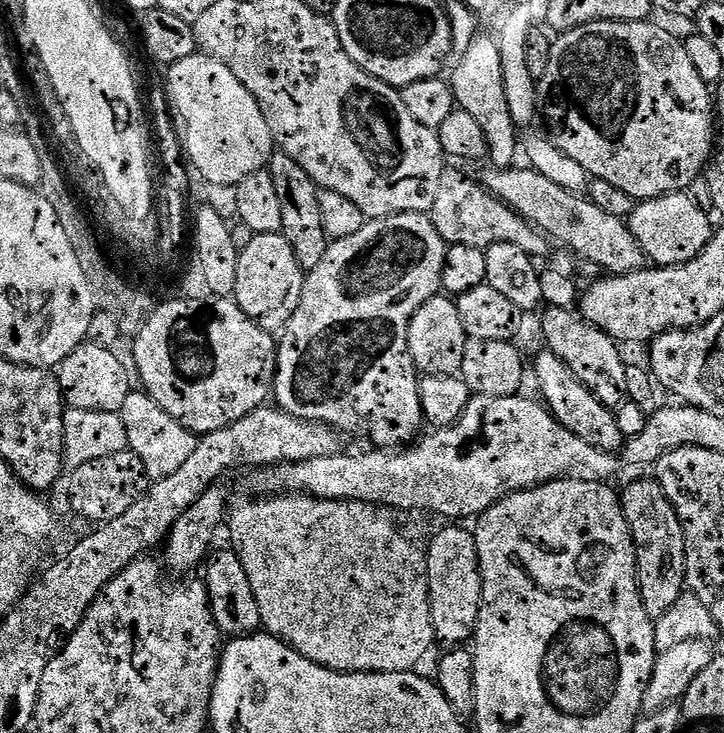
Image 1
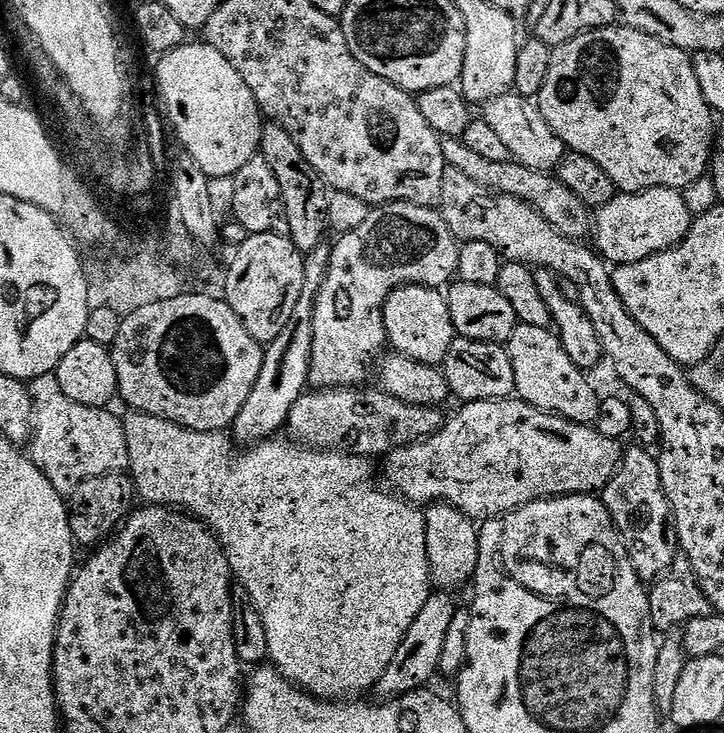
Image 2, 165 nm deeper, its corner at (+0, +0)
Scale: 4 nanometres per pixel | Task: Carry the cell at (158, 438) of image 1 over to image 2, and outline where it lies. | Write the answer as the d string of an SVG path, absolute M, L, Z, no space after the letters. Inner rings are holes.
M135 410L129 411L123 417L124 429L126 430L126 442L130 450L130 475L136 485L136 491L141 501L147 502L152 506L180 506L184 503L183 507L189 513L195 514L199 519L203 520L213 532L217 533L220 537L220 543L224 546L224 551L228 553L228 565L231 566L233 573L244 584L257 584L257 588L253 590L252 596L254 605L260 611L261 618L264 620L265 630L268 634L268 654L271 663L275 665L279 671L283 672L294 684L303 688L307 692L311 692L318 698L335 701L337 698L356 698L359 692L364 692L375 689L376 683L382 678L382 674L386 669L392 665L393 658L396 657L396 651L400 648L400 644L404 641L408 631L412 628L412 624L418 618L418 614L422 610L422 606L426 606L428 597L433 595L434 581L432 578L432 564L428 560L428 547L426 546L426 522L424 521L424 512L421 511L417 505L401 498L399 495L393 494L391 491L383 492L382 489L376 485L376 472L372 469L373 461L366 456L353 456L346 452L325 452L319 448L305 446L303 443L291 444L288 440L276 440L277 438L268 438L263 442L257 443L252 446L249 452L244 452L241 456L236 456L231 460L228 457L228 440L224 432L195 432L189 428L184 428L181 424L172 424L169 420L163 420L157 416L150 416L147 412L137 412Z

